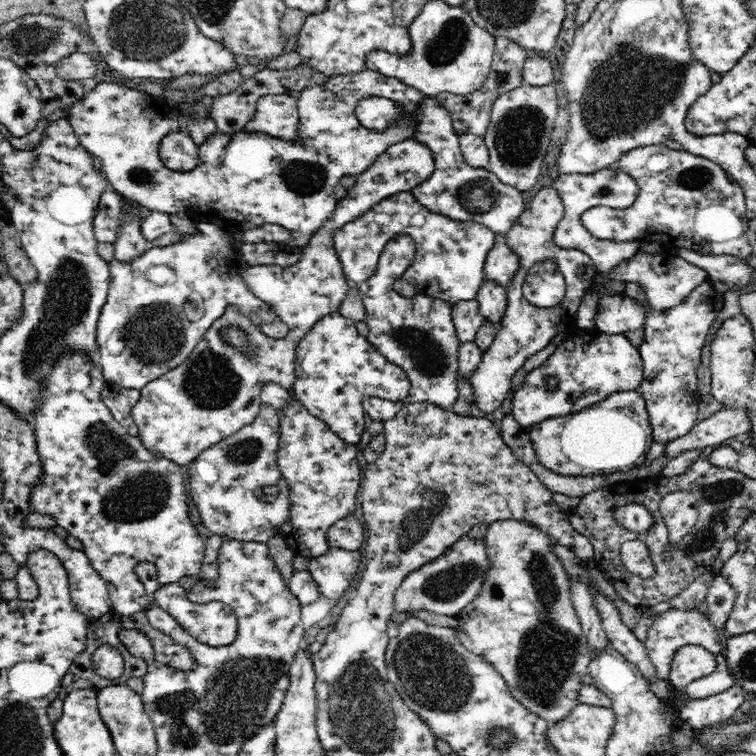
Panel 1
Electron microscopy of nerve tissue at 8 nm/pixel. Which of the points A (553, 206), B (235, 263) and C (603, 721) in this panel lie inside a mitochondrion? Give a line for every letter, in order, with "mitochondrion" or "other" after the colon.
A: other
B: other
C: other

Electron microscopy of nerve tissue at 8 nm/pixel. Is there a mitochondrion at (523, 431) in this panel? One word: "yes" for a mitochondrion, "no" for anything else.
no

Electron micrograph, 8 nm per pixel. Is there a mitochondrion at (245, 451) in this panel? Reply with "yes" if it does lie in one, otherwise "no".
yes

